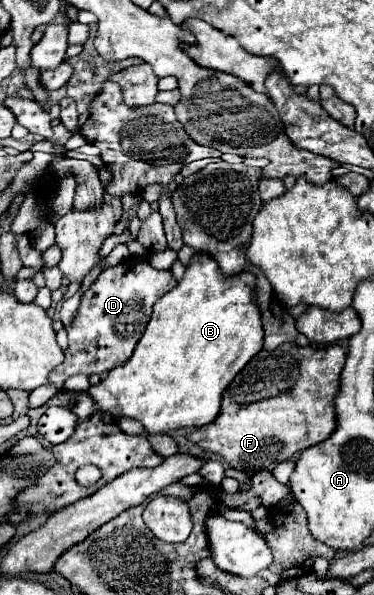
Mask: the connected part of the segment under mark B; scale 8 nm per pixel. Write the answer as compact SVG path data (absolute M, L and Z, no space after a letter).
M195 253L187 265L185 277L153 307L153 315L131 359L111 369L105 379L87 389L87 395L93 399L99 413L115 419L135 419L145 427L147 435L165 435L185 427L205 427L219 415L227 385L247 365L247 361L261 351L261 347L263 327L255 303L255 277L251 273L225 277L213 259Z

